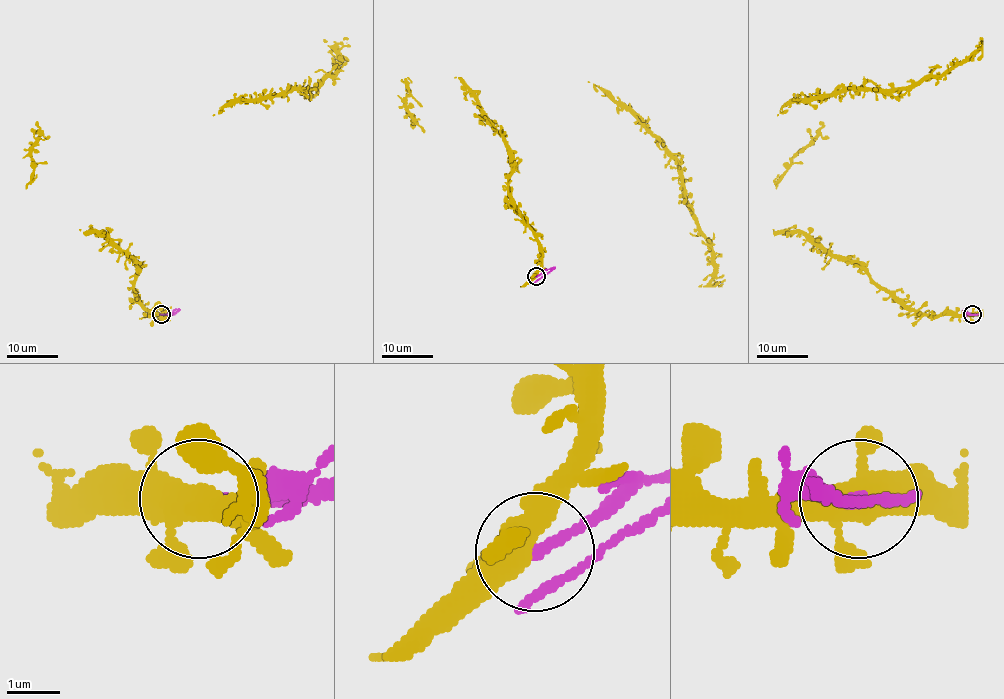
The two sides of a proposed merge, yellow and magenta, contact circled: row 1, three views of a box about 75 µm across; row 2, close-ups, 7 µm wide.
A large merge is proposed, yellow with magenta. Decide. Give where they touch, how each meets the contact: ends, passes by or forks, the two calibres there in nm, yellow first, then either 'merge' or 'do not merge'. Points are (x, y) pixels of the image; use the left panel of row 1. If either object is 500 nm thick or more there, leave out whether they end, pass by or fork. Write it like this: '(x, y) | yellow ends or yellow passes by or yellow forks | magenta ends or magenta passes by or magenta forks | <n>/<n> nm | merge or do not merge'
(161, 314) | yellow forks | magenta ends | 440/220 nm | do not merge

